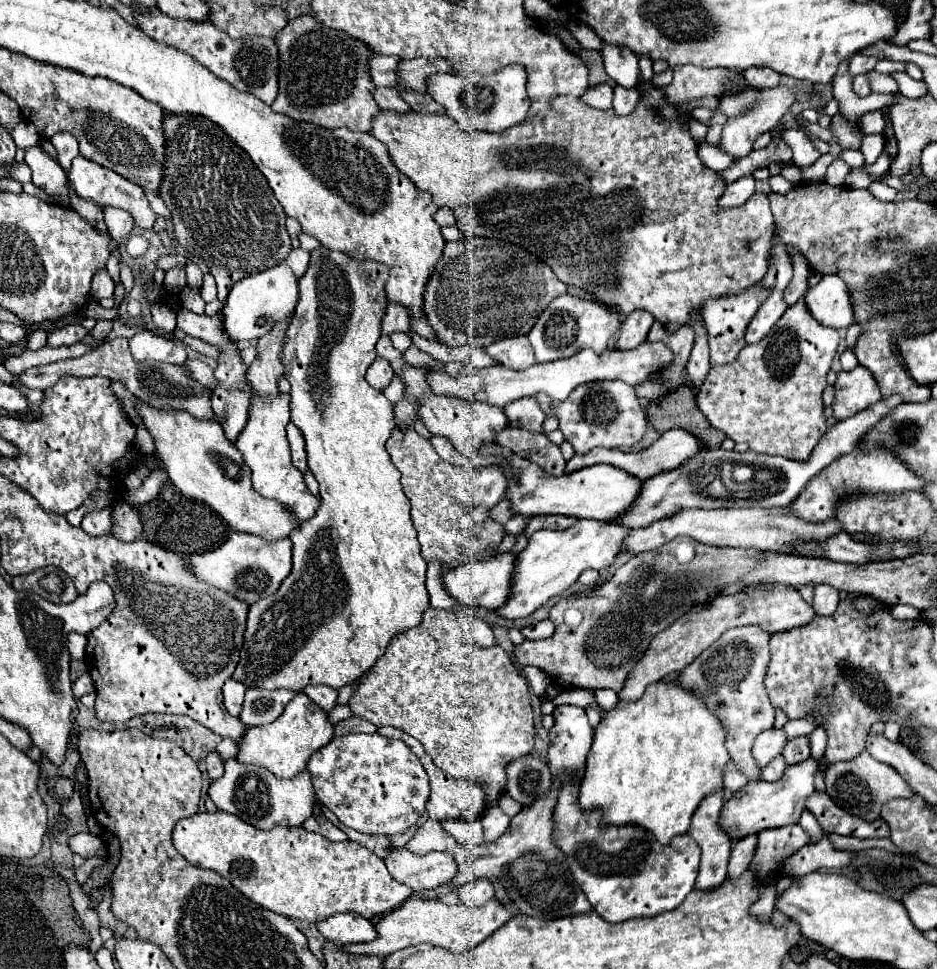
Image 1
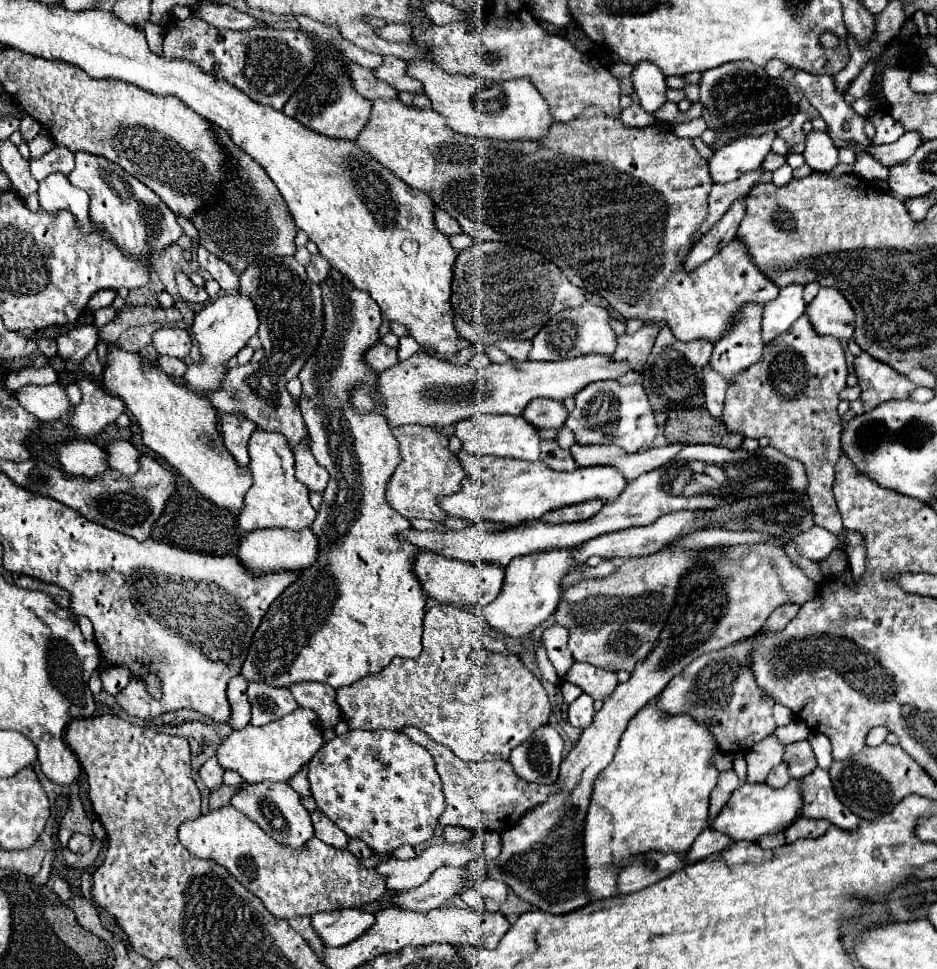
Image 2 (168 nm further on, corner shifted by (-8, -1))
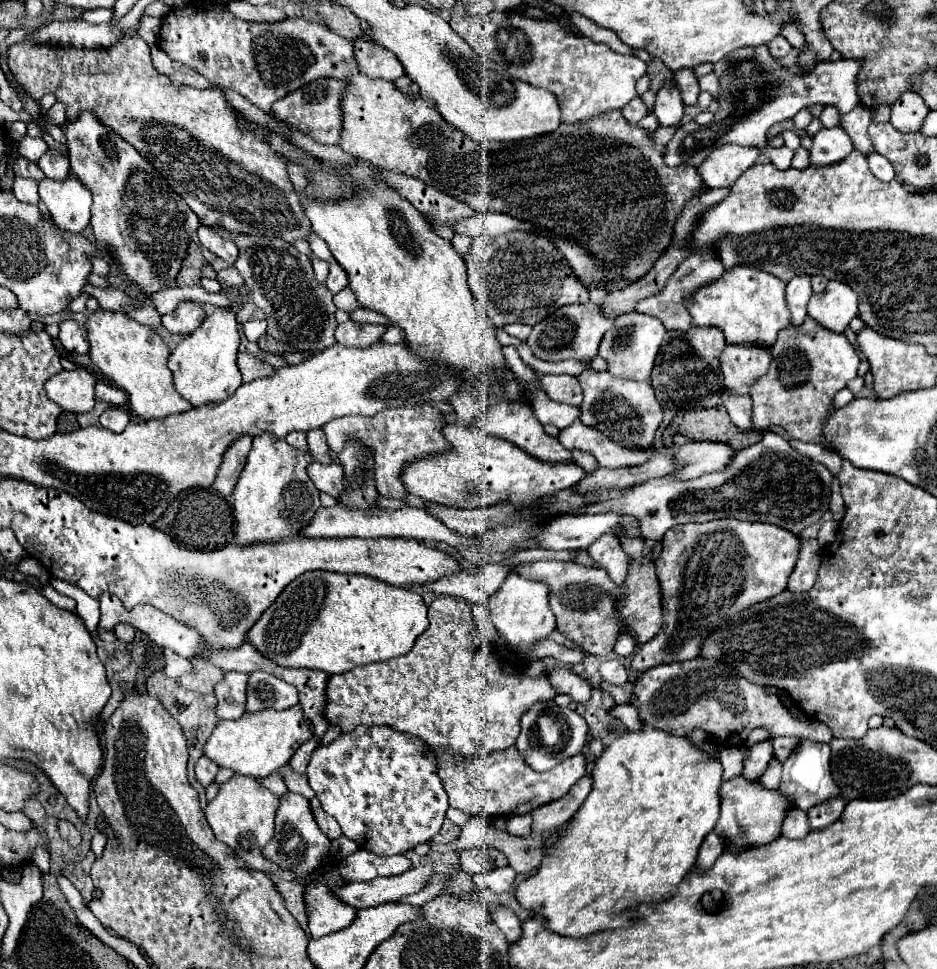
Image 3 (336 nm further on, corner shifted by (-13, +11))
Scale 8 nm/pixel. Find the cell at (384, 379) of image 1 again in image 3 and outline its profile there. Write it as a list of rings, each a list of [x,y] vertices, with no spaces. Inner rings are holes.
[[[344,322],[338,324],[334,330],[336,342],[344,346],[354,346],[354,348],[368,348],[374,342],[380,342],[380,336],[384,334],[384,326],[378,324],[356,324],[356,322]]]

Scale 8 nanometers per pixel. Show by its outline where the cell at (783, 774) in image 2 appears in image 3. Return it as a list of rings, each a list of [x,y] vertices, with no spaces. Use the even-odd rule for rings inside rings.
[[[772,758],[770,764],[768,764],[768,768],[766,768],[766,772],[758,780],[760,786],[768,788],[768,790],[776,790],[776,784],[780,784],[780,768],[782,768],[782,764],[776,758]]]

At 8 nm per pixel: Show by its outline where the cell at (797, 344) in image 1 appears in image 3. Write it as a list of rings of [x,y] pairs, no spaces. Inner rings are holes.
[[[810,316],[802,326],[792,326],[784,332],[778,334],[778,340],[772,348],[772,364],[768,374],[764,374],[754,386],[752,386],[752,400],[754,400],[754,426],[758,430],[764,430],[772,424],[782,426],[792,438],[802,440],[802,442],[816,442],[828,448],[828,444],[824,442],[824,438],[816,438],[816,428],[822,428],[822,424],[828,420],[828,416],[834,410],[832,404],[832,396],[846,388],[846,382],[856,378],[858,372],[858,352],[854,350],[854,346],[848,342],[848,338],[844,334],[834,334],[824,330],[820,324],[816,324]]]

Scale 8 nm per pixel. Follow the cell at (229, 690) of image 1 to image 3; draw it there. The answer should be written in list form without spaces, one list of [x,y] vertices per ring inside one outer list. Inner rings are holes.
[[[226,672],[224,678],[214,686],[214,696],[218,700],[216,704],[216,716],[222,720],[238,720],[244,714],[244,694],[246,694],[246,680],[248,676],[242,672]]]

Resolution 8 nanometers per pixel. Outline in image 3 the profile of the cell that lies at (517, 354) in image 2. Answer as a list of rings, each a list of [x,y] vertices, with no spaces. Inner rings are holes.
[[[508,324],[504,326],[504,330],[510,334],[510,336],[516,336],[520,340],[526,340],[532,332],[532,326],[526,326],[526,324]]]

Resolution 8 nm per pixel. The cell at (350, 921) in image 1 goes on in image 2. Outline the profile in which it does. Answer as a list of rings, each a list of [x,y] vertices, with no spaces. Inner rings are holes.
[[[335,910],[335,912],[317,912],[311,916],[313,928],[323,938],[325,946],[345,946],[351,940],[357,940],[375,924],[375,916],[365,910]]]

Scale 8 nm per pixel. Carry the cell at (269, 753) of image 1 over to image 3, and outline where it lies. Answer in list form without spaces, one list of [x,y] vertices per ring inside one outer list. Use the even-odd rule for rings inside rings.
[[[300,704],[286,710],[244,712],[238,720],[220,720],[212,736],[206,740],[202,752],[220,768],[230,768],[238,774],[266,778],[286,764],[296,748],[312,738],[312,726],[300,712]]]

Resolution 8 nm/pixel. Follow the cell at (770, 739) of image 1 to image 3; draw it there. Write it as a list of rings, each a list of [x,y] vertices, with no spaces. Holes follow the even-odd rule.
[[[758,742],[744,752],[744,768],[742,778],[746,780],[758,780],[764,774],[764,768],[772,760],[772,744],[770,742]]]

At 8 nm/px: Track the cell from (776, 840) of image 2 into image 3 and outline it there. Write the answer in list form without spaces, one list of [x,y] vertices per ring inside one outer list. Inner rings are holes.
[[[792,808],[782,822],[782,836],[786,838],[804,838],[810,832],[808,814],[800,812],[800,808]]]

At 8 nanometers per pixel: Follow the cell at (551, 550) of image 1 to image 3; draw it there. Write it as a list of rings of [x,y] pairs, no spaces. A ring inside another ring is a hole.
[[[508,574],[500,590],[490,598],[490,622],[496,626],[498,634],[518,652],[526,654],[536,642],[546,640],[556,628],[554,614],[548,606],[548,586],[532,580],[524,580],[518,574]]]

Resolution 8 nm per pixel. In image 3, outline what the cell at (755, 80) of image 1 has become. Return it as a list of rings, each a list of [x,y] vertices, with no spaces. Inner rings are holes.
[[[784,36],[772,38],[772,40],[768,42],[768,48],[770,48],[770,54],[772,54],[774,58],[782,58],[782,56],[786,56],[786,54],[792,50],[792,46],[788,44],[788,40],[786,40]]]

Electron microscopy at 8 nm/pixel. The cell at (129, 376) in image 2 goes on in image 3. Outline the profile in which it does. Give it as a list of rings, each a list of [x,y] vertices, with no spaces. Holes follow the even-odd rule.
[[[94,310],[86,320],[86,332],[90,342],[90,360],[100,368],[100,372],[118,388],[128,394],[128,402],[132,410],[144,420],[160,418],[168,414],[186,412],[192,408],[172,384],[172,374],[166,368],[168,346],[160,340],[160,336],[148,326],[138,324],[124,312],[112,310]]]

